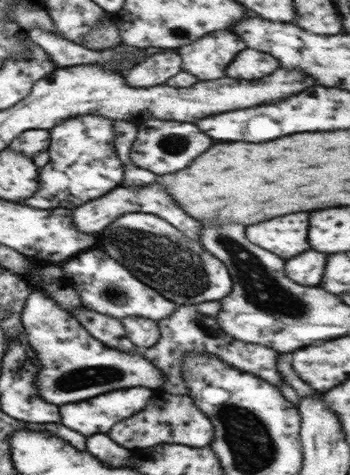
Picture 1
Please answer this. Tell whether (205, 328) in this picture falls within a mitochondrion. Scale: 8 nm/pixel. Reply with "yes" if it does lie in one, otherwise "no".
yes

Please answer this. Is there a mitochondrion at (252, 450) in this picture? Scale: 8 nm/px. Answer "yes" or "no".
yes

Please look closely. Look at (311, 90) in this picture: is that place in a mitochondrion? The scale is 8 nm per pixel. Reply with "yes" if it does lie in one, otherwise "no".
no

